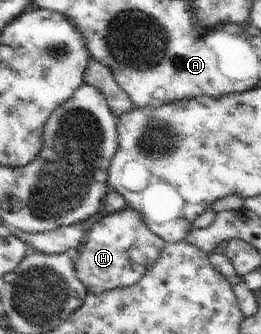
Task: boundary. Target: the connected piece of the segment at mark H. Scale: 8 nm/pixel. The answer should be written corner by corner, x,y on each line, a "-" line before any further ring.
129,206
123,211
117,211
107,215
107,217
98,216
95,218
89,224
87,236
83,242
84,244
79,248
81,256
76,263
76,275
77,279
85,285
87,292
93,294
124,289
129,285
134,285
147,273
147,269
151,269
155,265
155,259
159,257
159,253
165,247
164,240
160,239
159,235
152,233
143,223
143,217
139,215
139,211
135,211

